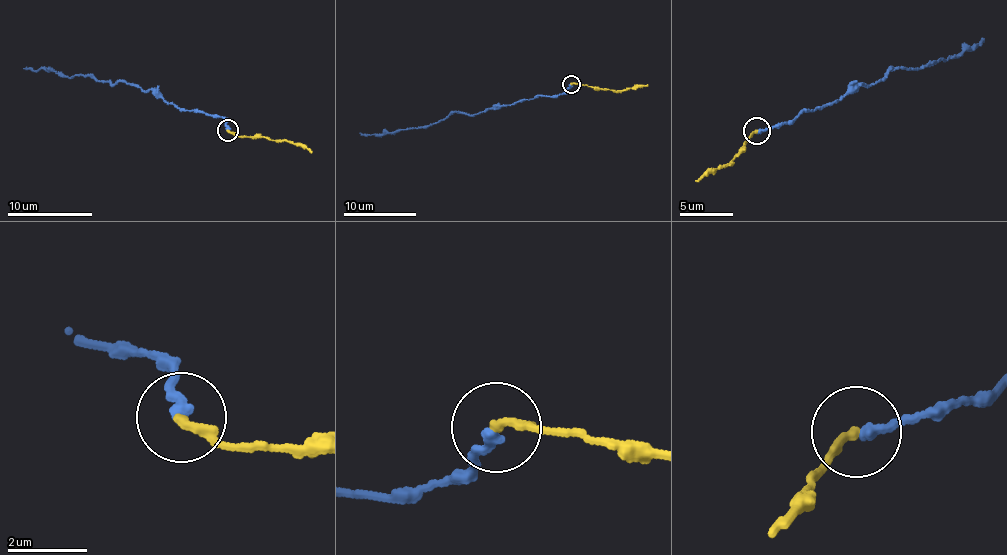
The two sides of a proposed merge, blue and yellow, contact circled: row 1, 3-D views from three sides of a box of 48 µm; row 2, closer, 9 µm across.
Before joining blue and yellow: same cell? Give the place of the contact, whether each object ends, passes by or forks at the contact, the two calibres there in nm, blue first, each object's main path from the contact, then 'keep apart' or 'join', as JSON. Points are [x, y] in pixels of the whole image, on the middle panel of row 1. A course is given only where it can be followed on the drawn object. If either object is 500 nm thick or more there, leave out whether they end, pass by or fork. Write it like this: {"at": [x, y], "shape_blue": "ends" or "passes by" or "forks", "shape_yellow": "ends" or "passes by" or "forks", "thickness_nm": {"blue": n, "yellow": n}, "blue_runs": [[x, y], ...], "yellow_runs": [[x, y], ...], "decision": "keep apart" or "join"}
{"at": [571, 84], "shape_blue": "ends", "shape_yellow": "ends", "thickness_nm": {"blue": 300, "yellow": 260}, "blue_runs": [[572, 84], [563, 94], [536, 95], [473, 115], [452, 112], [426, 127], [381, 134], [359, 132]], "yellow_runs": [[572, 84], [623, 91], [647, 84]], "decision": "join"}

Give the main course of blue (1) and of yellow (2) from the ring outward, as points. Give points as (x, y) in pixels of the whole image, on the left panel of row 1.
1: (229, 130), (222, 117), (178, 108), (136, 86), (23, 69)
2: (229, 130), (237, 136), (288, 140), (307, 146), (310, 152)

